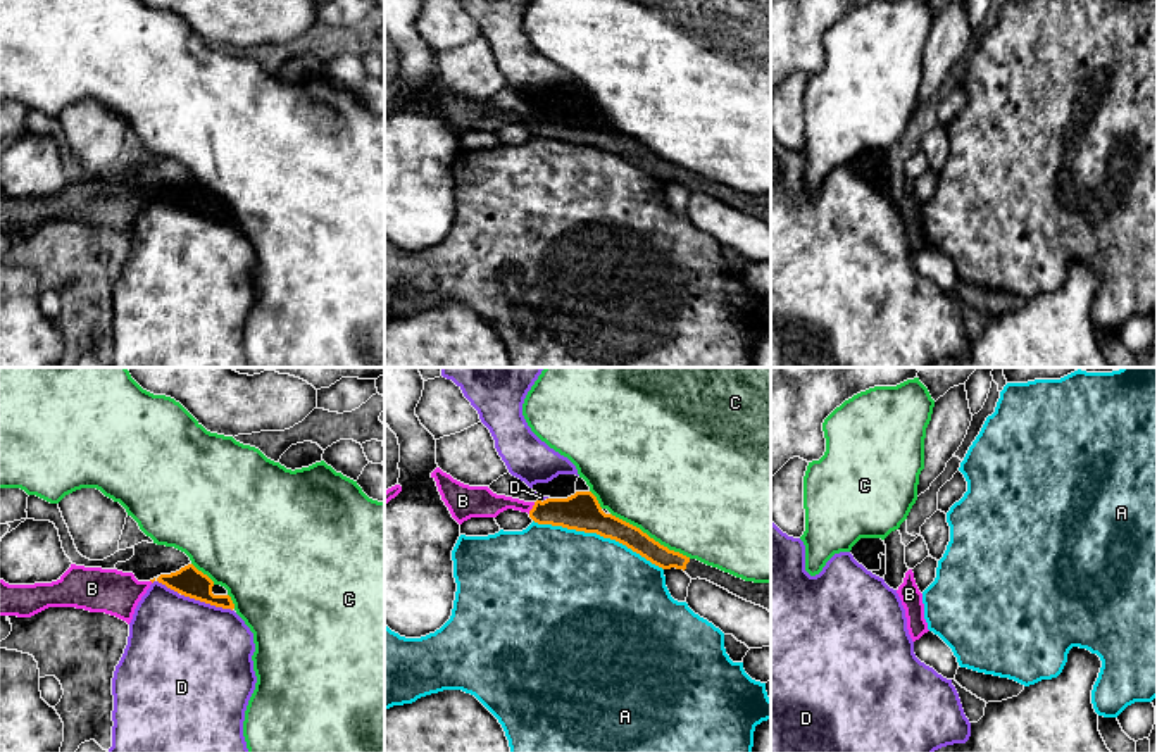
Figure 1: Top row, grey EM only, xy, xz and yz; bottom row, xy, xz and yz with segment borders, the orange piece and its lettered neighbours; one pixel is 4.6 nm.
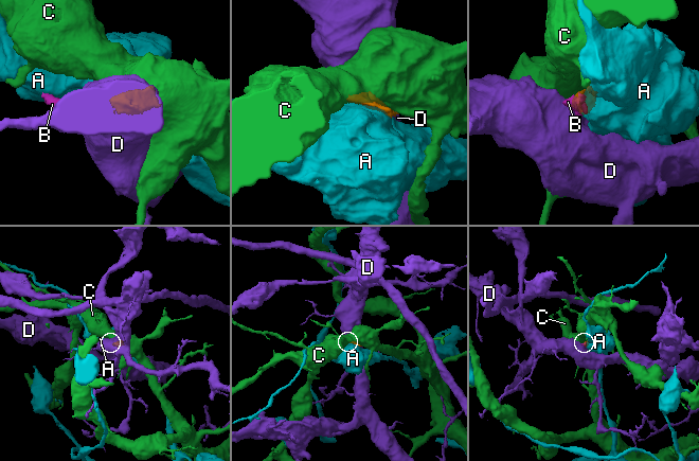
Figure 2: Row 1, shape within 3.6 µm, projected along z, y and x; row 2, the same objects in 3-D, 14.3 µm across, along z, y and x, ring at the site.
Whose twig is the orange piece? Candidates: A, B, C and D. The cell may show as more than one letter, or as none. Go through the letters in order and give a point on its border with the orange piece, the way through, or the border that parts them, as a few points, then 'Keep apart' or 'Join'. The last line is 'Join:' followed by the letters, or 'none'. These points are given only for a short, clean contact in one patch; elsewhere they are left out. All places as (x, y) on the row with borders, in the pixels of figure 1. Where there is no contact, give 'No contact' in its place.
A: Touches orange at xz (599, 533). Keep apart
B: Touches orange at xz (533, 507). Path across: xz (581, 511), (533, 507), (511, 502), (480, 502). Join
C: Touches orange at xz (649, 537). Keep apart
D: Touches orange at xy (207, 602). Keep apart
Join: B

